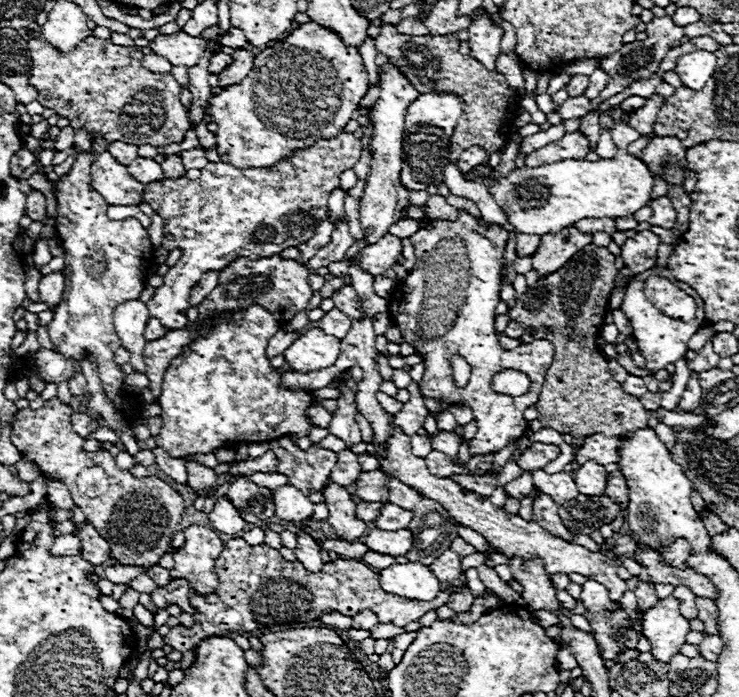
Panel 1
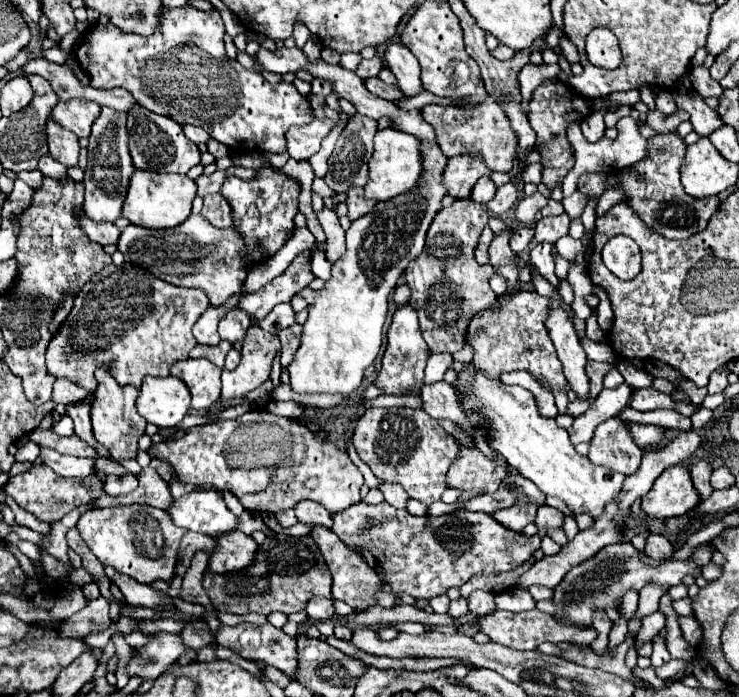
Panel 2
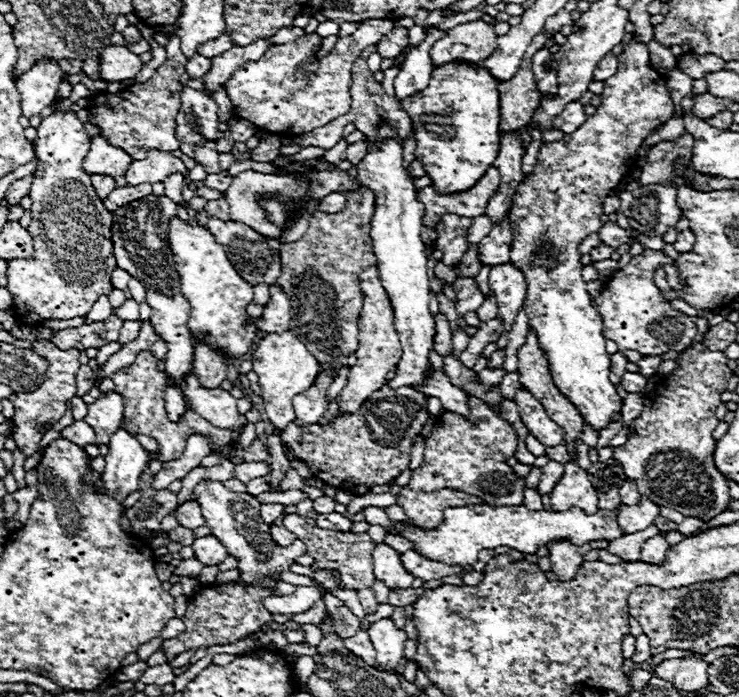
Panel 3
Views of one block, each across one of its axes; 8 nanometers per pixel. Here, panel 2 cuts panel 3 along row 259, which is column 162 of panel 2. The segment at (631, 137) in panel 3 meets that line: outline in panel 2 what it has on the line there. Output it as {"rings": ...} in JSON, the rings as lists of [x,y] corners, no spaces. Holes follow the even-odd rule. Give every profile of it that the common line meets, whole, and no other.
{"rings":[[[146,504],[90,508],[80,516],[76,528],[86,546],[104,566],[112,566],[116,572],[126,574],[140,584],[172,580],[178,562],[180,540],[186,534],[186,530],[172,522],[172,516],[166,510]]]}

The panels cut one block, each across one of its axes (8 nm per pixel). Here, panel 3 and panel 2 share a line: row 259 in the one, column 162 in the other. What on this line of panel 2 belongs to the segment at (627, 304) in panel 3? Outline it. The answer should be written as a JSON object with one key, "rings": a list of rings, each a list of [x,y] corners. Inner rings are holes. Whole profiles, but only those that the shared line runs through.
{"rings":[[[158,632],[156,638],[146,644],[140,650],[134,650],[134,656],[130,660],[128,674],[142,676],[144,680],[154,680],[158,678],[164,668],[178,658],[178,654],[186,652],[188,648],[182,644],[178,634],[168,634],[168,632]]]}

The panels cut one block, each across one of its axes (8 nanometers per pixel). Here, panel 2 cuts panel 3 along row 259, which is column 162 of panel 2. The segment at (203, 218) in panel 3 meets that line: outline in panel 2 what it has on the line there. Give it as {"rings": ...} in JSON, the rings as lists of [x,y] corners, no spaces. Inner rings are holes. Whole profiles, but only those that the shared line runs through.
{"rings":[[[190,214],[176,228],[152,230],[130,224],[122,230],[118,238],[118,250],[124,254],[126,262],[146,268],[150,274],[170,284],[204,290],[212,306],[224,304],[232,294],[238,294],[242,288],[242,282],[248,274],[248,264],[242,264],[238,248],[242,248],[238,232],[234,232],[232,228],[214,228],[200,214]]]}

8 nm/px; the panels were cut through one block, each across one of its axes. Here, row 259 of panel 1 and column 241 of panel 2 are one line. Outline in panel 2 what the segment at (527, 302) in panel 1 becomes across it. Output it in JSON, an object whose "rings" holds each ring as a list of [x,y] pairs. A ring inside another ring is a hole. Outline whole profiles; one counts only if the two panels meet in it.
{"rings":[[[274,534],[274,538],[266,538],[266,542],[258,548],[256,560],[250,568],[232,574],[214,574],[206,570],[204,574],[204,590],[208,592],[212,606],[218,612],[230,614],[300,612],[312,596],[332,598],[330,588],[330,572],[326,568],[326,562],[322,560],[322,554],[318,552],[318,546],[310,536],[292,538],[286,534]]]}

